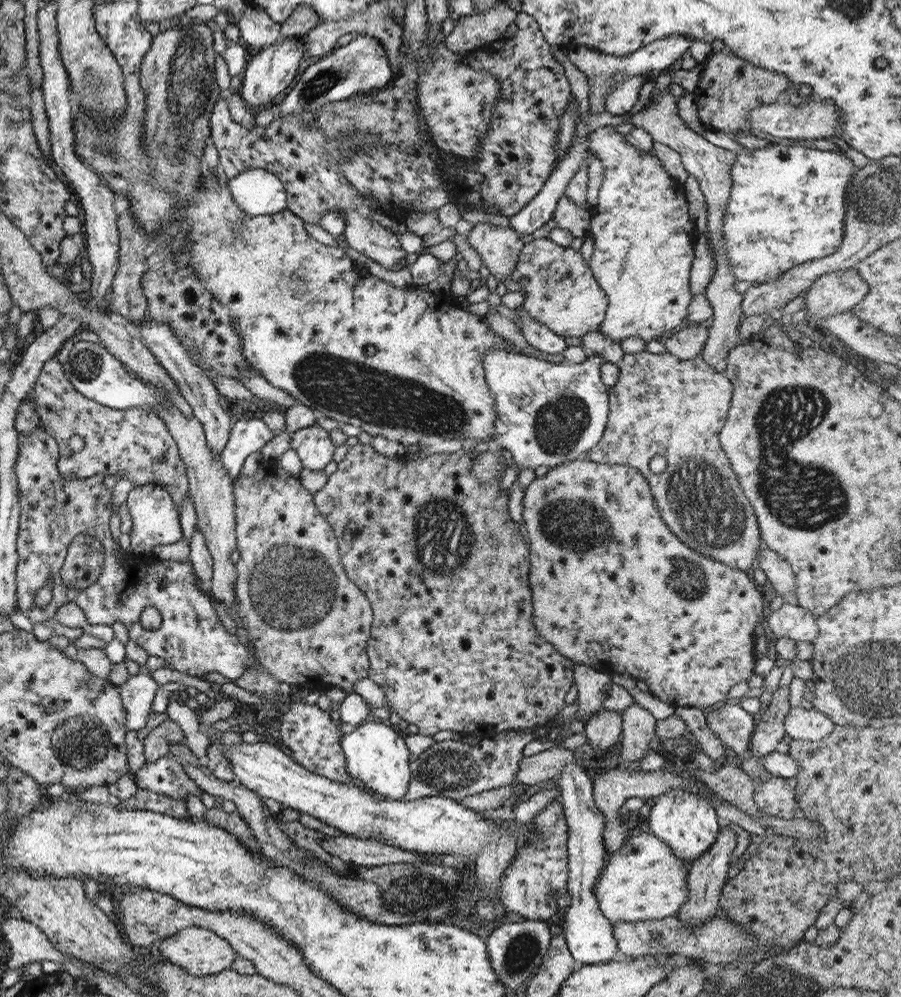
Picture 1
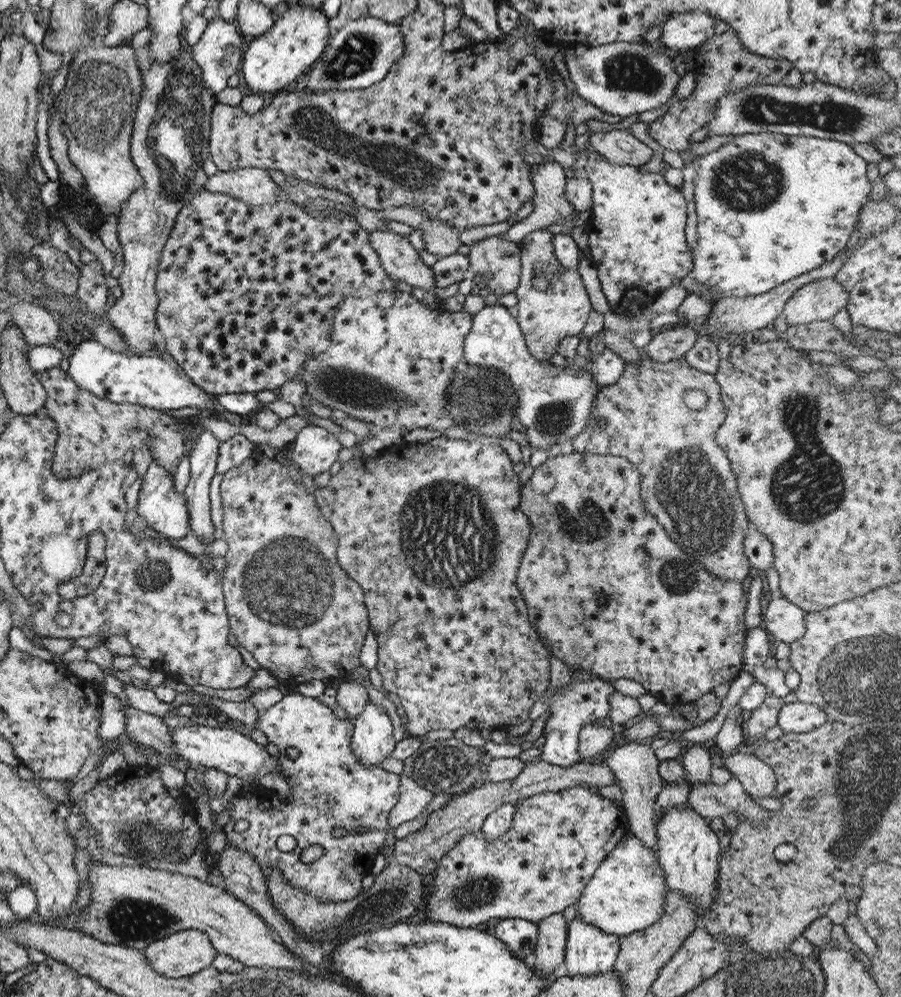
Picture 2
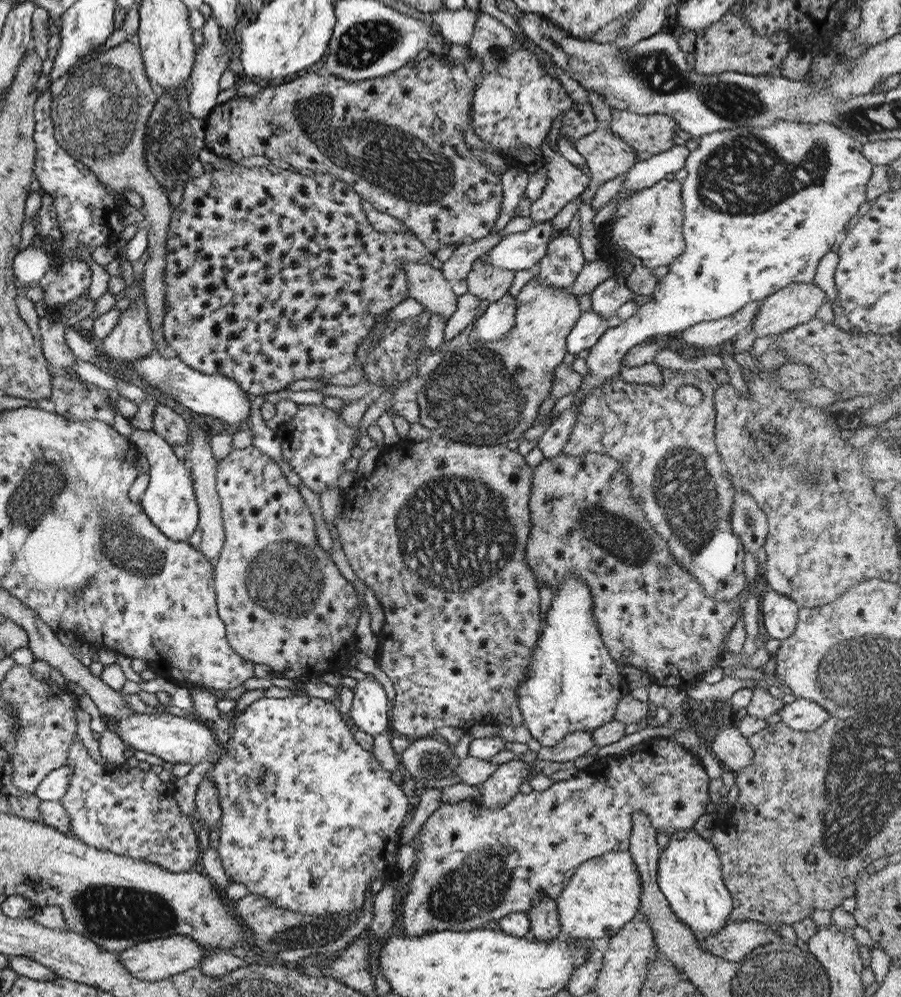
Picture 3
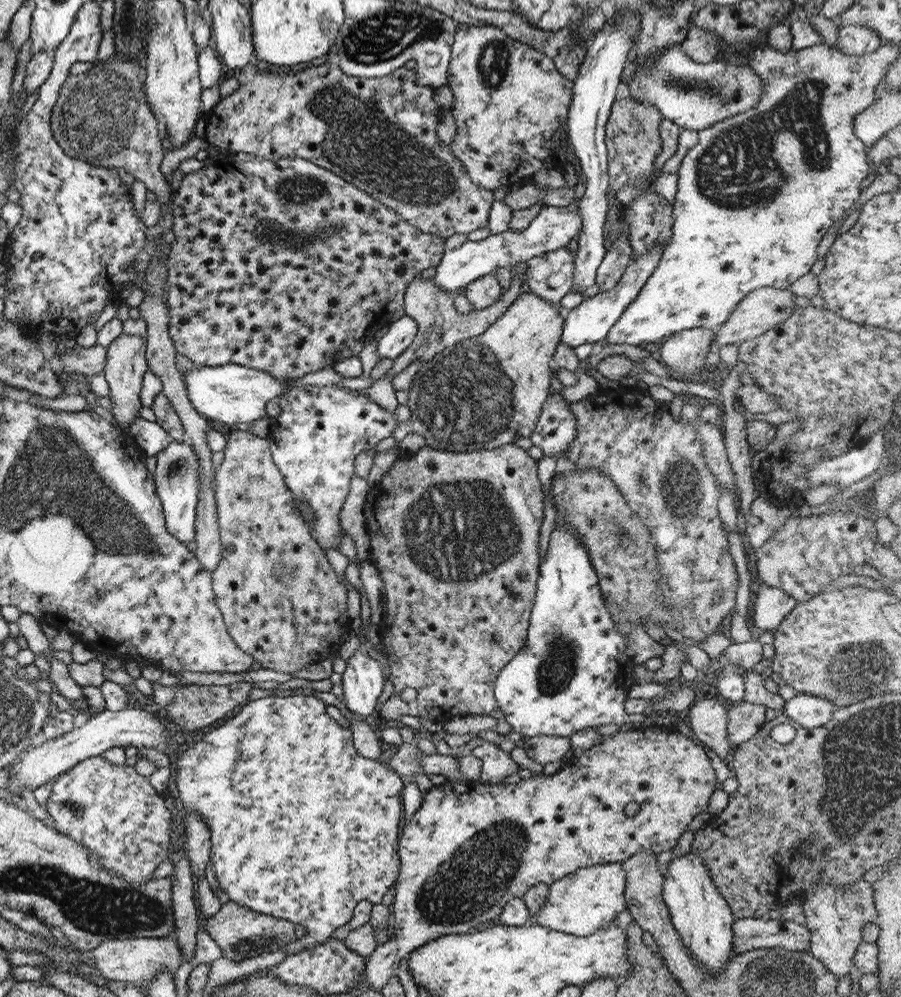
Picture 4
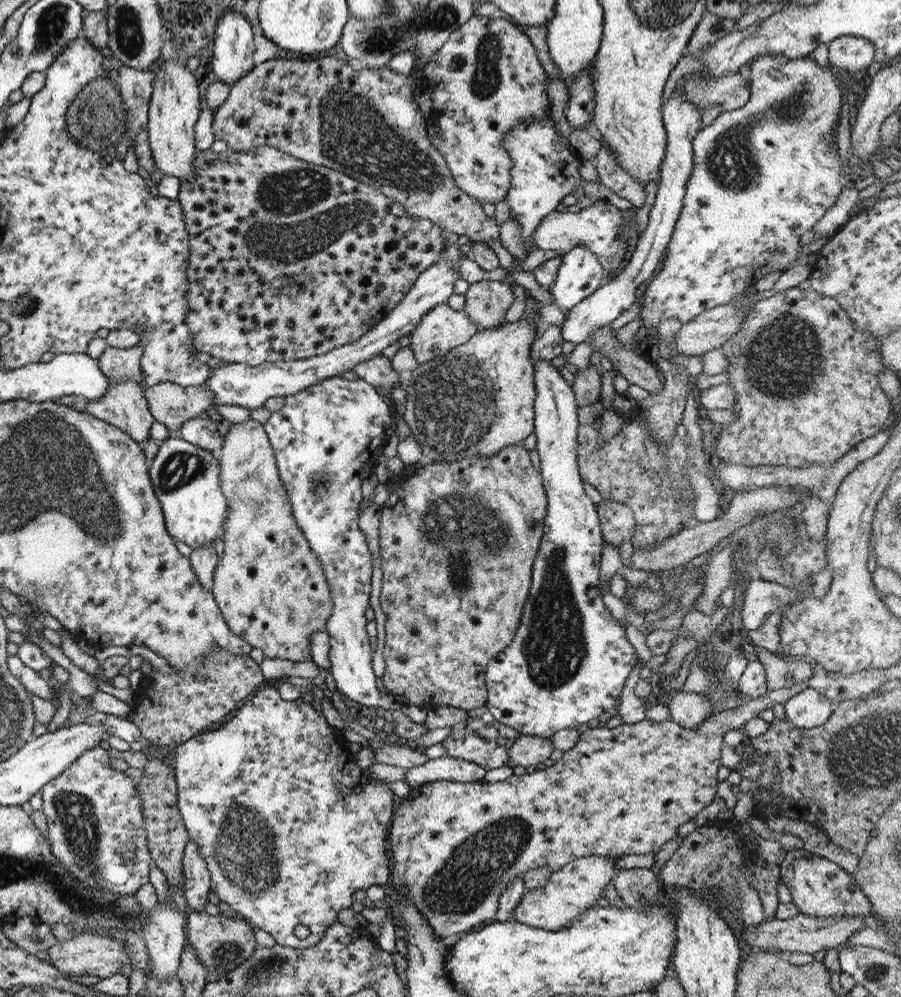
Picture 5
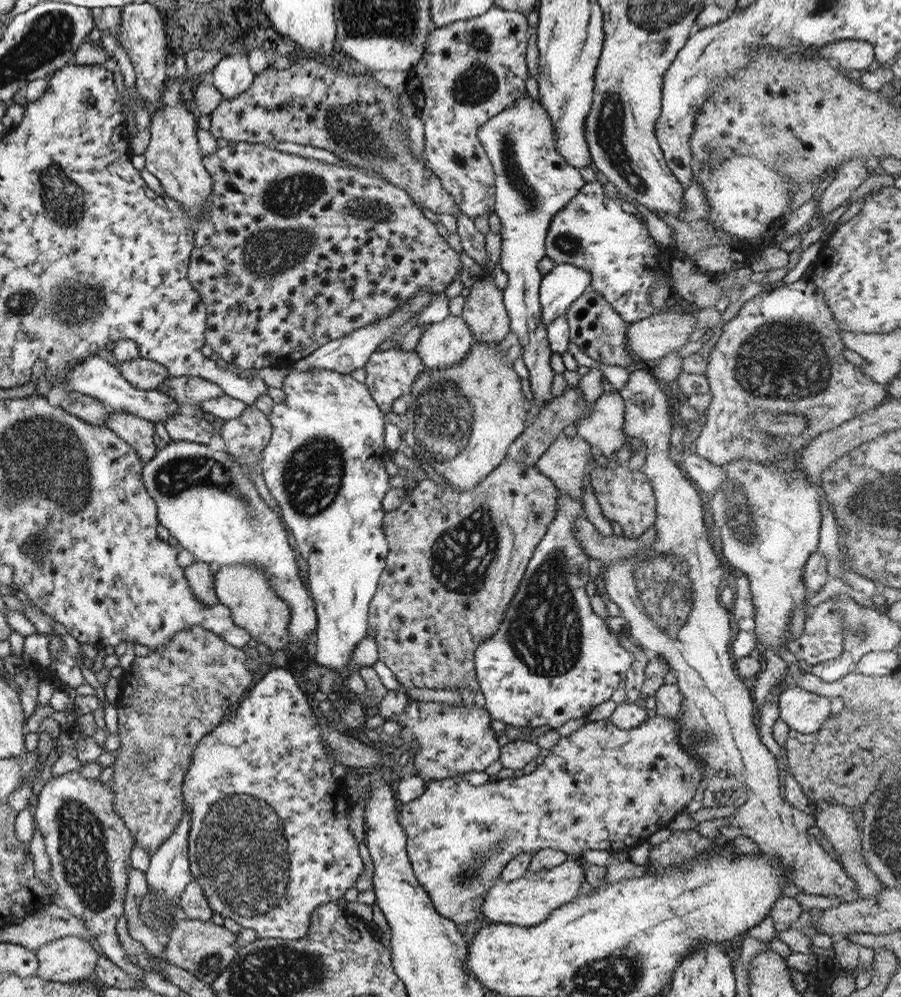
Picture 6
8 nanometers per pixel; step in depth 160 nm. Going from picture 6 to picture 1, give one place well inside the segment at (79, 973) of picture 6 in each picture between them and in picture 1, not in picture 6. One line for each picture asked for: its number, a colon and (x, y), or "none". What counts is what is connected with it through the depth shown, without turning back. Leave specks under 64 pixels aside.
1: (200, 952)
2: (180, 954)
3: (153, 960)
4: (137, 960)
5: (87, 954)

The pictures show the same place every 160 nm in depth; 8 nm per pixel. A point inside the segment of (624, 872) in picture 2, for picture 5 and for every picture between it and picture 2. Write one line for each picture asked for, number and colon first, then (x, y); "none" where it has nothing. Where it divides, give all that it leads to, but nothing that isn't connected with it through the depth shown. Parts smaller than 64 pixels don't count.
3: (603, 893)
4: (578, 904)
5: (576, 886)

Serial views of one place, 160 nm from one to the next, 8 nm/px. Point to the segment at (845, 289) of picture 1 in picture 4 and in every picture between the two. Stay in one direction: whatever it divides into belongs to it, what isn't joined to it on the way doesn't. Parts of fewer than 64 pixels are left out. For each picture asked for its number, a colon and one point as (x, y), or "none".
2: (819, 300)
3: (796, 303)
4: (764, 307)

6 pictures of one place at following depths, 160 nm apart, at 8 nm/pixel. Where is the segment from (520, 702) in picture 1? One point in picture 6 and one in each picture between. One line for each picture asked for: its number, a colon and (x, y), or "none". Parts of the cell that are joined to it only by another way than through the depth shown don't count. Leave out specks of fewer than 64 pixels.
2: (433, 535)
3: (439, 534)
4: (453, 536)
5: (456, 540)
6: (455, 558)

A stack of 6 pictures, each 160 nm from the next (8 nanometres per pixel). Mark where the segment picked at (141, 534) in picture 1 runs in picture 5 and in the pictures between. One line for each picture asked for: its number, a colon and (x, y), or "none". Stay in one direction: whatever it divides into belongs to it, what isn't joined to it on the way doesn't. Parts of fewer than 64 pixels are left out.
2: (162, 509)
3: (168, 501)
4: (175, 477)
5: (185, 478)

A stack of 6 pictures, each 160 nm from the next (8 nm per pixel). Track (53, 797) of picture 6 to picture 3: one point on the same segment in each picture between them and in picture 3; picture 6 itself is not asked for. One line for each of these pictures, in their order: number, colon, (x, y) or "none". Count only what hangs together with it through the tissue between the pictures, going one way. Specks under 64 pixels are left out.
3: (122, 809)
4: (112, 811)
5: (94, 818)

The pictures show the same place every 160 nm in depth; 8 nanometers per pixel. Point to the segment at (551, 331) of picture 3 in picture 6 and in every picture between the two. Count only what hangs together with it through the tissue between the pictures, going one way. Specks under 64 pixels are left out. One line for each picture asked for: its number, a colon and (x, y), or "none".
4: (486, 391)
5: (478, 397)
6: (462, 418)

